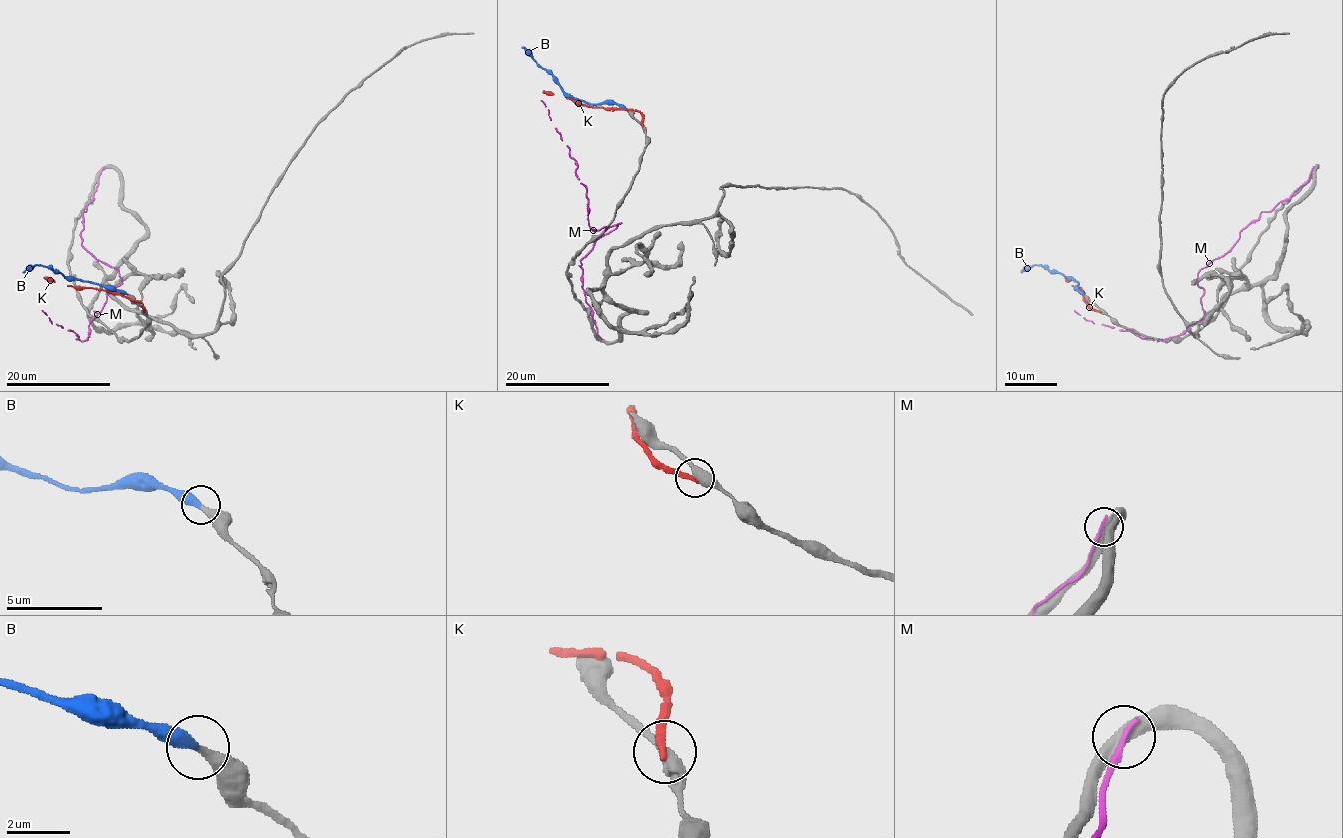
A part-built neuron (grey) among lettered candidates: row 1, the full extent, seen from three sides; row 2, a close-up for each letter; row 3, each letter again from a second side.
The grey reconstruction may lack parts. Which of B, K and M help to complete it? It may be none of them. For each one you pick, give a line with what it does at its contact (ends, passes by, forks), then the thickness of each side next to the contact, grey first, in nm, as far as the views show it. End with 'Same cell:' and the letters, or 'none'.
B: it ends | 320/420 nm
Same cell: B

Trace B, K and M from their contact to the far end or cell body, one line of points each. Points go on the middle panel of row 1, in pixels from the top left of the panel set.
B: (626, 108), (571, 99), (521, 46)
K: (643, 126), (643, 116), (635, 109), (577, 105), (570, 99), (542, 92)
M: (601, 338), (581, 286), (580, 261), (619, 223), (593, 230), (588, 222), (587, 189), (541, 100)

